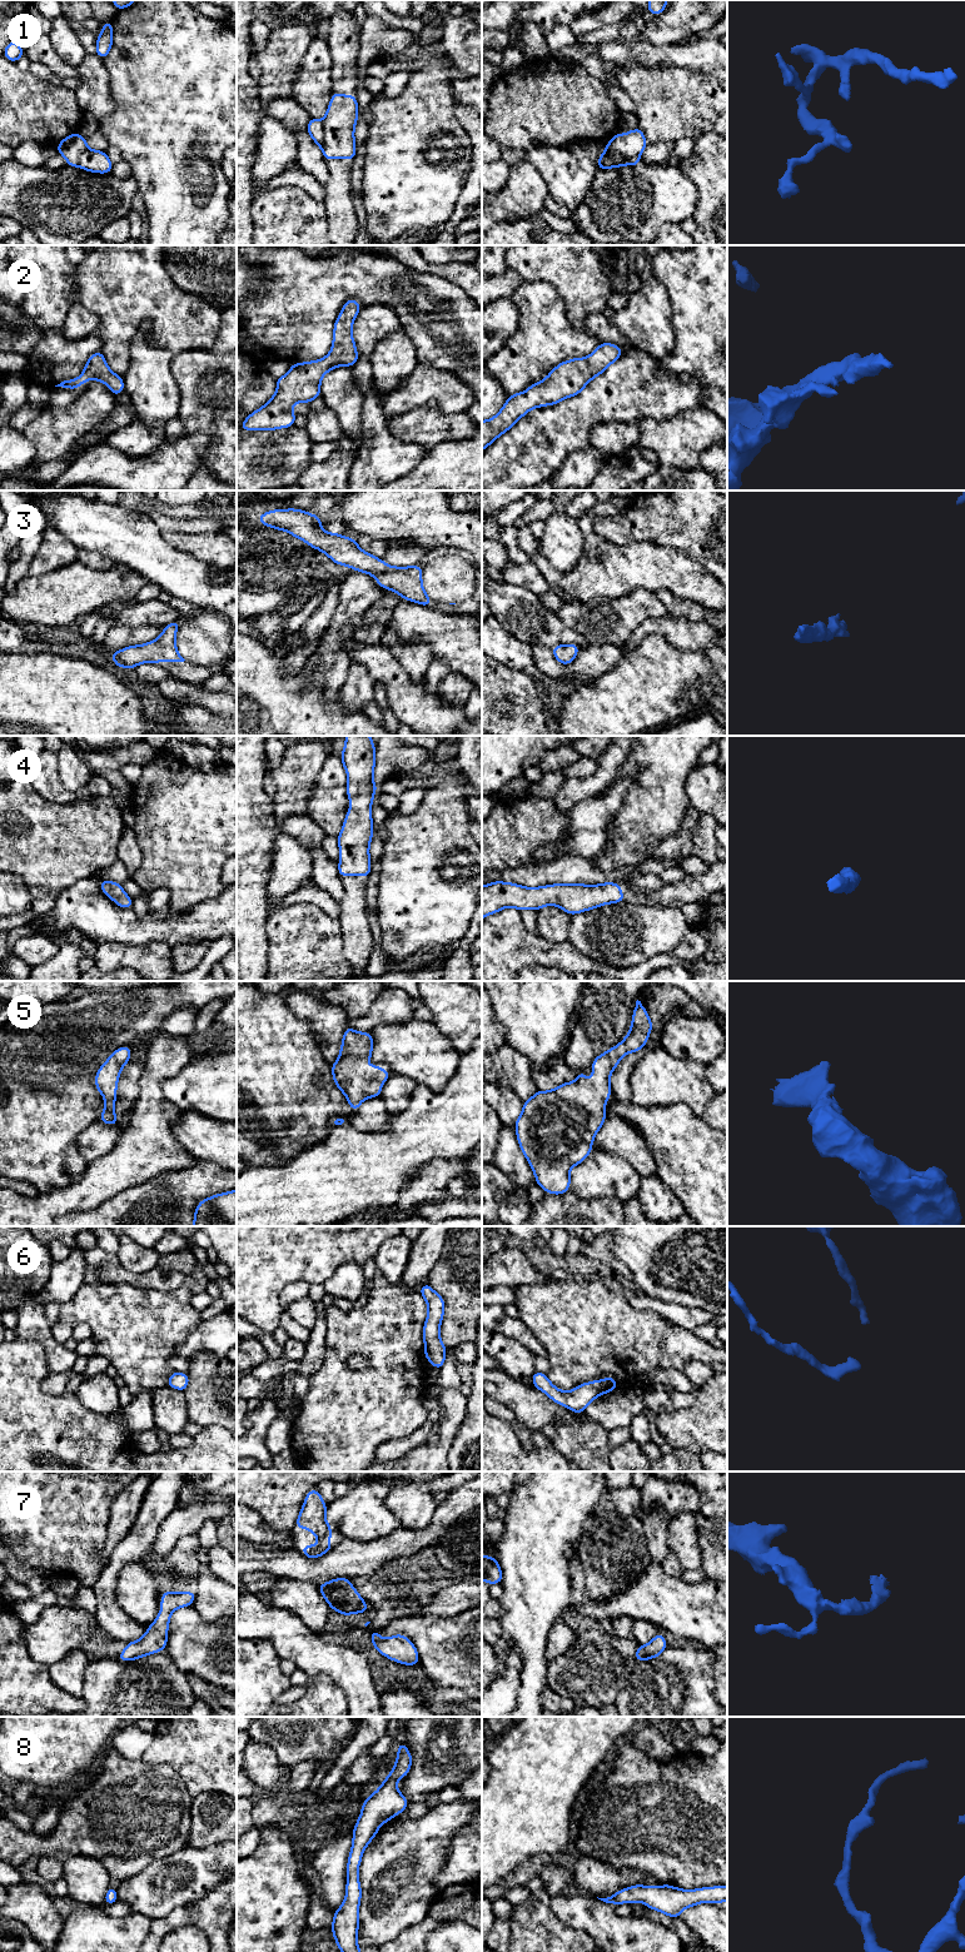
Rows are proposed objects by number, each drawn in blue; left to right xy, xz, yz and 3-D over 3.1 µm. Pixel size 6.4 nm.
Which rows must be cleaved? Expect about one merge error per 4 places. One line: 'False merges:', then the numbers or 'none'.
False merges: 1

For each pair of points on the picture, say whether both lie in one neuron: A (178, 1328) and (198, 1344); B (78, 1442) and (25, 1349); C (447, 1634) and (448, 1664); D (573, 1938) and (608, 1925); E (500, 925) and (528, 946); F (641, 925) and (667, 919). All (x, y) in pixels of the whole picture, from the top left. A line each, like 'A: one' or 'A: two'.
A: two
B: one
C: one
D: two
E: one
F: one

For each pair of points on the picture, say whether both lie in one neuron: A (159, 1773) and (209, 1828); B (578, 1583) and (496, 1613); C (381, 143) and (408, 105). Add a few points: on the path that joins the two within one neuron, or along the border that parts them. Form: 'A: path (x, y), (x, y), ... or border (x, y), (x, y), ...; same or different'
A: border (193, 1797), (192, 1824), (187, 1837); different
B: border (500, 1601), (501, 1614), (497, 1618); different
C: path (389, 134), (407, 114); same

